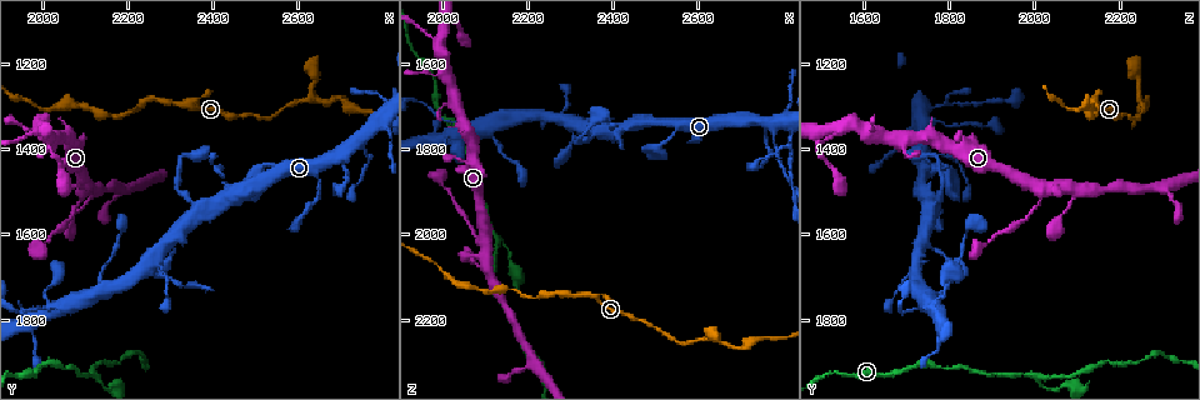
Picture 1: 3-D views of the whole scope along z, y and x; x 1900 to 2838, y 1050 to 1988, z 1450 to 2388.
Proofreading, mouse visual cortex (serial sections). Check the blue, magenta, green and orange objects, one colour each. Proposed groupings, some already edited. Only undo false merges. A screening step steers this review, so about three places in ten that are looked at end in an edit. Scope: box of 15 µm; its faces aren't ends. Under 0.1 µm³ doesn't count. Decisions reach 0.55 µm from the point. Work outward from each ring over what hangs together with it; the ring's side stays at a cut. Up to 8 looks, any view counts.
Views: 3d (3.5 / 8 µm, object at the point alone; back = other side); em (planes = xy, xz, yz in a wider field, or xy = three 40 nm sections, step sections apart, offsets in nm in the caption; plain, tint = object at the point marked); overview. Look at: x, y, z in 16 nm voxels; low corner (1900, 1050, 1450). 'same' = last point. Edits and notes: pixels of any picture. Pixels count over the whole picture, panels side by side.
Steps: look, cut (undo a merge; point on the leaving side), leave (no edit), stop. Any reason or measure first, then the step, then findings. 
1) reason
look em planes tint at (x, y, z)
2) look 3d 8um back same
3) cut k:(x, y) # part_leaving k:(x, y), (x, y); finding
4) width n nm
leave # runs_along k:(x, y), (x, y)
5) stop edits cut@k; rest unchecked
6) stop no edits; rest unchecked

sudden change in width
look 3d 3.5um at (2625, 1285, 2240)

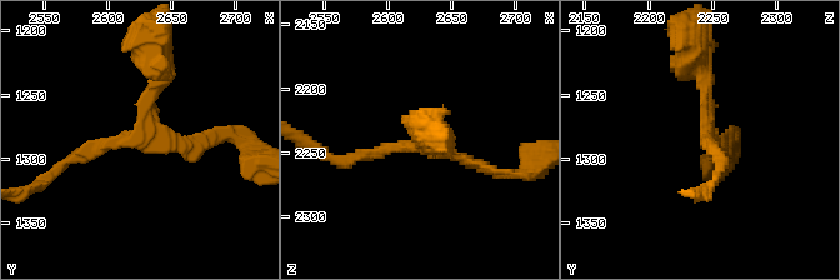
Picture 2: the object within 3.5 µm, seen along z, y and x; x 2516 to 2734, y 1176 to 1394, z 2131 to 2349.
arms 3
leave # runs_along 2:(58, 168), (131, 140), (158, 64); one cell here

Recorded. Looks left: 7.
two arms in line, one across
look 3d 3.5um at (2785, 1335, 1755)

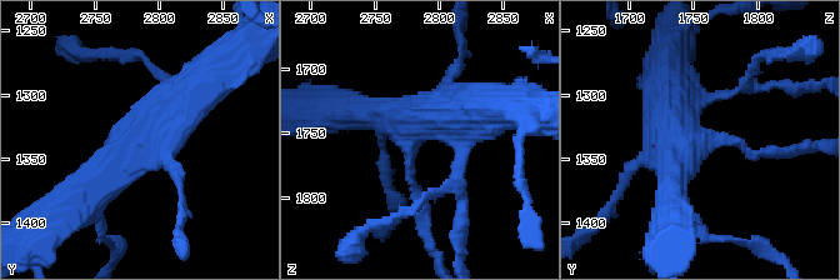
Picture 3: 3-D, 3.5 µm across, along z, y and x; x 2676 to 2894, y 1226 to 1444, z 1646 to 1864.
now the EM
look em xy step 1 tint at (2778, 1338, 1756)

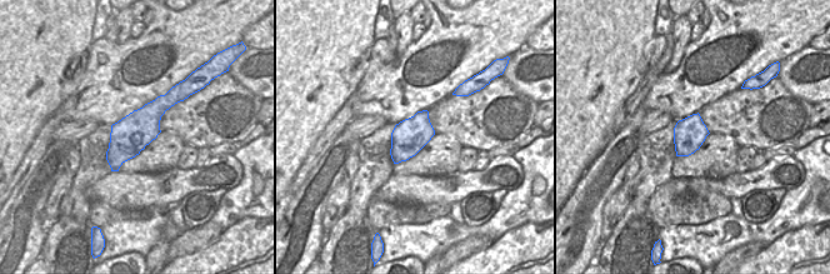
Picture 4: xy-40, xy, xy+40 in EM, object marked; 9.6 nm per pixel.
leave # runs_along 3:(69, 206), (164, 110), (184, 99); all the same cell

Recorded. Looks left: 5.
side arm on a straight run
look 3d 3.5um at (2125, 1940, 2010)

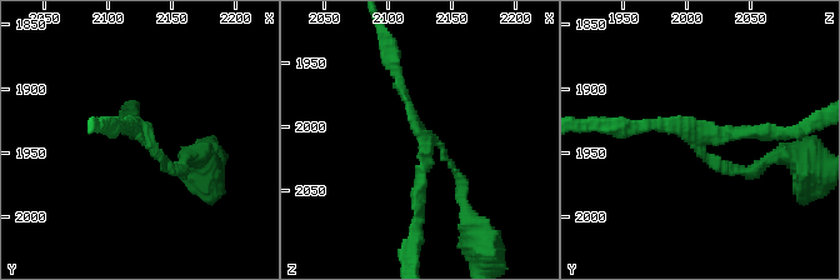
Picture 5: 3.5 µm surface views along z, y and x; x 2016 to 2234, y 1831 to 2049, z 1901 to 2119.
arms 3; arm_widths 100, 150, 150 nm
look em xy step 5 tint at (2128, 1932, 2010)

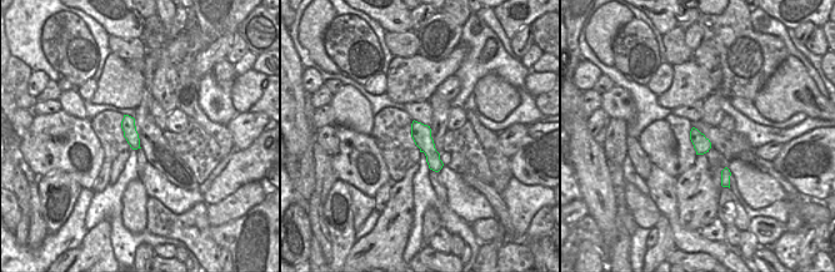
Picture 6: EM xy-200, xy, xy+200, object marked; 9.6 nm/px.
leave # runs_along 5:(395, 70), (425, 138), (418, 221); all the same cell

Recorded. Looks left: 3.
stop no edits; rest unchecked

